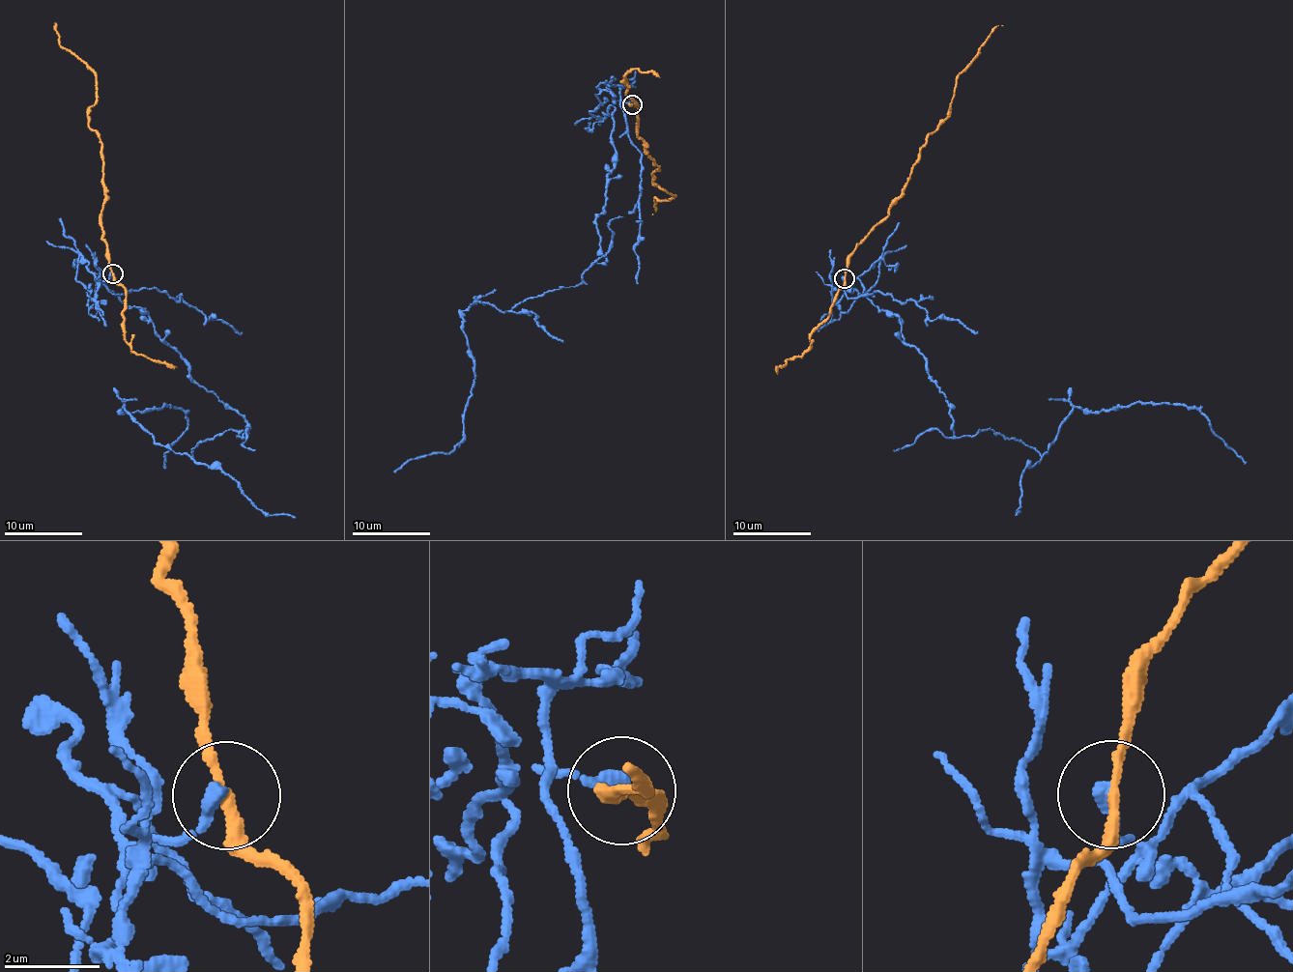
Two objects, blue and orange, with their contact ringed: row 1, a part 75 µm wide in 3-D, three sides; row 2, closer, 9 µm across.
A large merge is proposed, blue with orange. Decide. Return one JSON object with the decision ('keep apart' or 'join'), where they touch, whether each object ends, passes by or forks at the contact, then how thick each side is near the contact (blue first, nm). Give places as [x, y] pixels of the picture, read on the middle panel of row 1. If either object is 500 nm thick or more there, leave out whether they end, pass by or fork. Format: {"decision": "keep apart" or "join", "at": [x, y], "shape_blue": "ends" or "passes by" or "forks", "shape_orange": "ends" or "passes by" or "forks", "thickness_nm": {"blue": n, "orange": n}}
{"decision": "keep apart", "at": [632, 104], "shape_blue": "ends", "shape_orange": "passes by", "thickness_nm": {"blue": 300, "orange": 200}}

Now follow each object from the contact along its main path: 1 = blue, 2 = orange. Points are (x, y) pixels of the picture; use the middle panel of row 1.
1: (632, 103), (615, 101), (605, 261), (506, 310), (462, 312), (463, 439), (393, 471)
2: (632, 103), (640, 104), (638, 134), (658, 165), (653, 182), (675, 194), (668, 200), (655, 197), (651, 214)

